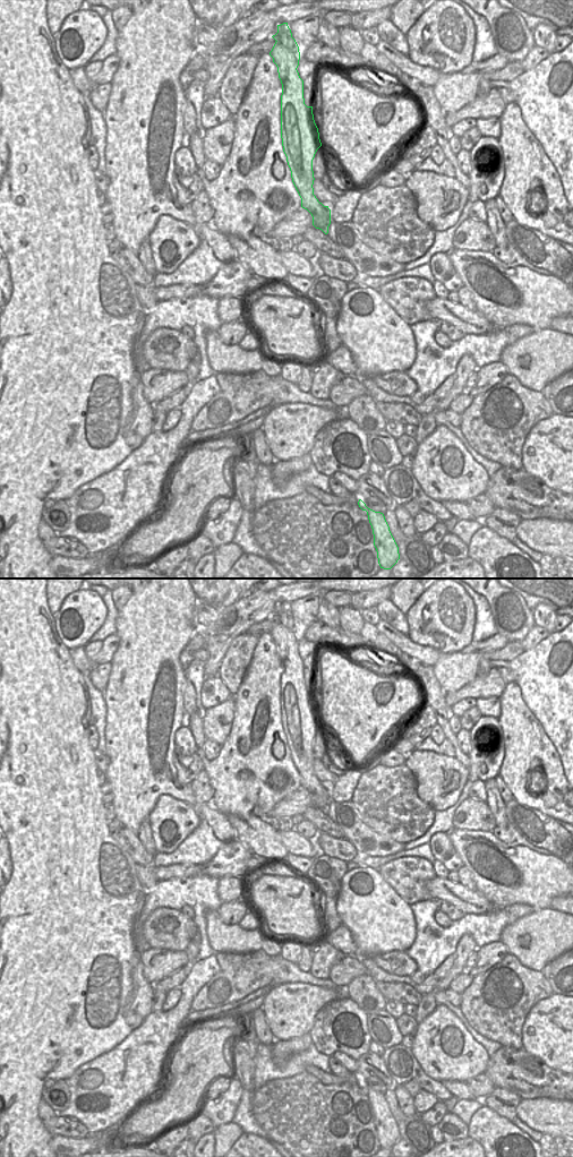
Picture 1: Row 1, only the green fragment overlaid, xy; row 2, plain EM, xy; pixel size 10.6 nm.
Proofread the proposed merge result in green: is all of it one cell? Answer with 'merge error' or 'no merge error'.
merge error

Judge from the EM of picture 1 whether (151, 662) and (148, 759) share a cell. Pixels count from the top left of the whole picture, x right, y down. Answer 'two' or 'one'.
one

